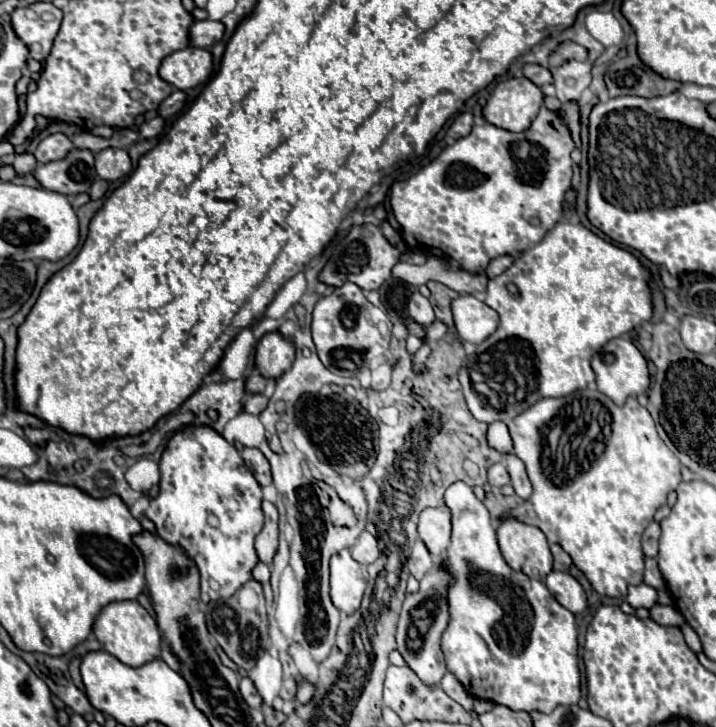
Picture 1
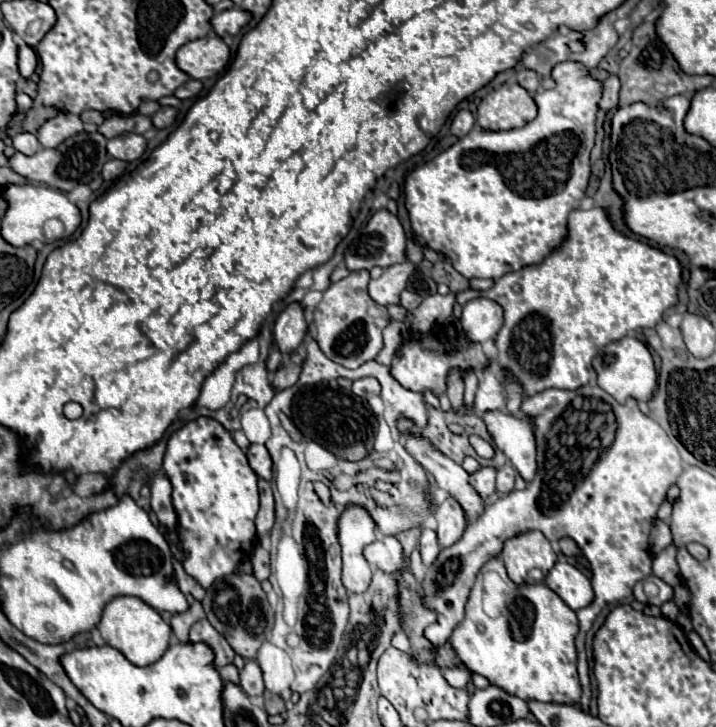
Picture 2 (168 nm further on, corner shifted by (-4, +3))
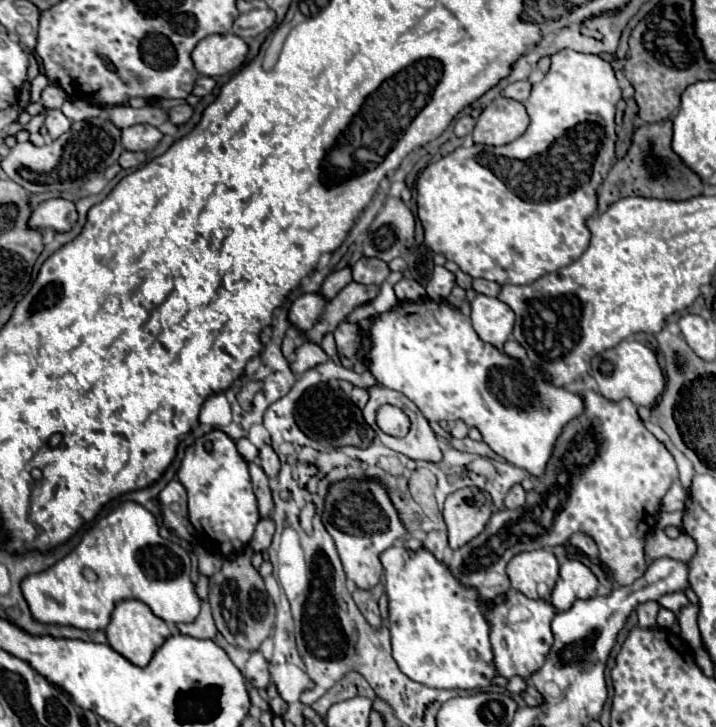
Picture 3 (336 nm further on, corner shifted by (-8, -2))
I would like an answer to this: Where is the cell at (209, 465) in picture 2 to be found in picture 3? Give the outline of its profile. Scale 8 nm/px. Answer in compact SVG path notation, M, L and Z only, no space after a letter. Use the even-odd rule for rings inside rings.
M212 430L200 436L186 448L178 468L178 480L188 492L188 516L200 544L214 556L230 558L240 554L254 534L260 512L252 490L248 462L236 450L234 440L222 430Z

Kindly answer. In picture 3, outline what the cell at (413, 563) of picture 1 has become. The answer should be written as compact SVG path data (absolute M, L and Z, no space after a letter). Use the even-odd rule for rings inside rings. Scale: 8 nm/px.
M438 530L428 532L428 536L424 540L424 548L428 552L432 552L436 560L442 562L444 556L446 556L446 552L448 552L448 536L446 536L446 532L438 532Z

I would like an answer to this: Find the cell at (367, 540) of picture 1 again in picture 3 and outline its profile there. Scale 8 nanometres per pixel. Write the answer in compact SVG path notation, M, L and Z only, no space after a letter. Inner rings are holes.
M394 544L380 554L386 576L386 596L390 604L390 634L392 634L392 654L398 668L414 682L420 682L430 688L446 690L484 690L490 686L490 680L496 676L492 666L492 646L488 638L488 624L484 620L484 610L488 604L478 600L474 588L462 588L454 580L446 564L434 560L430 552L420 548L412 552L402 544ZM476 650L478 658L472 660L470 652Z

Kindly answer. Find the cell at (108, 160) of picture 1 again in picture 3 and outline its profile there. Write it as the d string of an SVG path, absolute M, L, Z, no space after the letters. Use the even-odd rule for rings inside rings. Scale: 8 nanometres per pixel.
M136 124L122 130L122 146L124 150L138 152L138 150L154 150L160 142L162 134L148 124Z

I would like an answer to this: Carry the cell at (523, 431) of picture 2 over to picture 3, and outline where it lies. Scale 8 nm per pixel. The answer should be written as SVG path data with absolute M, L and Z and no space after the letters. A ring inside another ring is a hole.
M426 300L424 304L402 304L402 302L398 302L390 312L380 314L380 316L374 318L374 326L372 326L372 350L370 350L370 372L374 374L374 378L376 378L382 386L386 386L386 388L390 388L390 390L396 390L396 392L402 392L404 396L408 396L408 398L418 406L418 410L420 410L430 422L442 422L442 420L444 420L444 422L454 422L454 420L464 420L468 426L476 426L476 428L480 430L484 442L486 442L498 456L502 456L506 462L510 462L510 464L514 464L514 466L518 466L518 468L530 472L532 476L542 476L542 472L544 472L544 468L546 468L546 462L548 462L548 458L552 456L554 440L558 438L558 434L562 432L562 428L564 428L574 416L578 416L578 412L582 412L582 398L576 396L576 394L572 394L572 392L566 392L566 390L562 390L562 388L556 388L556 386L552 386L552 384L546 384L544 378L542 378L542 374L540 374L534 366L530 366L530 364L526 364L526 366L528 366L528 368L522 368L520 362L508 358L502 350L498 350L498 348L494 348L494 346L490 346L490 344L486 344L486 342L482 342L480 336L474 332L472 324L470 324L470 318L466 318L458 308L454 308L454 306L446 304L446 302L432 302L432 300Z

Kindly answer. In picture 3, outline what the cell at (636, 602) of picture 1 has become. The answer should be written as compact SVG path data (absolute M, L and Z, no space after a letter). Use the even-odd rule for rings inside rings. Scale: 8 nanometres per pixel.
M672 592L672 594L664 594L658 598L658 604L674 614L680 612L680 608L684 608L688 604L688 598L684 596L684 592Z

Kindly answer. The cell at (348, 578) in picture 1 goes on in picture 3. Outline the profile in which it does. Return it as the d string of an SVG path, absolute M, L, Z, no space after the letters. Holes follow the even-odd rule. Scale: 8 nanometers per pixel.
M344 480L330 486L322 522L338 548L346 578L352 580L360 590L370 590L380 582L382 564L378 554L402 538L406 530L398 520L398 512L394 510L386 490L376 482Z

